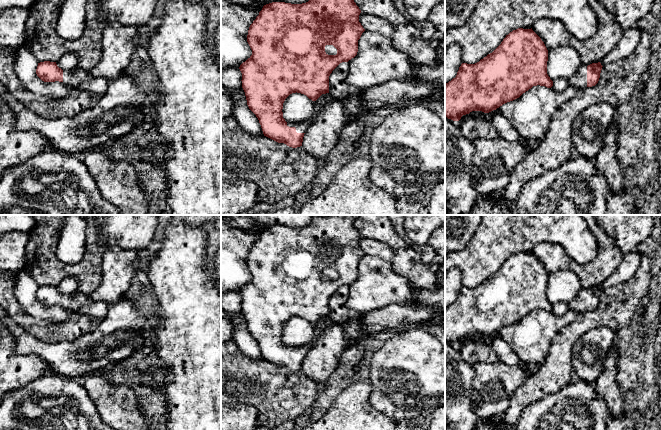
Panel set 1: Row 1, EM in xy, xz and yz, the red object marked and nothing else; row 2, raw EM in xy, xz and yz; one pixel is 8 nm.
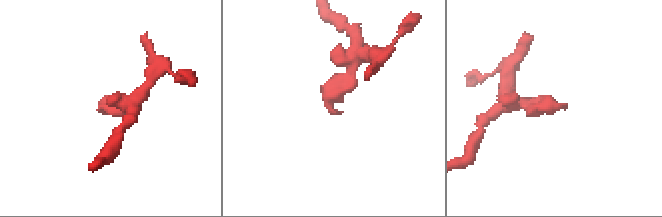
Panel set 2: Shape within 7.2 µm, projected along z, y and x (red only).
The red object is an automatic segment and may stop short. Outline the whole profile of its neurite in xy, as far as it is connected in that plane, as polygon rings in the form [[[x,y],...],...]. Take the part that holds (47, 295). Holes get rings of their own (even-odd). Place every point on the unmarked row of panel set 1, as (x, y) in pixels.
[[[50,285],[38,287],[36,298],[44,306],[59,305],[73,313],[87,315],[95,322],[106,317],[109,307],[106,302],[93,301],[81,292],[66,295],[59,292],[56,286]]]

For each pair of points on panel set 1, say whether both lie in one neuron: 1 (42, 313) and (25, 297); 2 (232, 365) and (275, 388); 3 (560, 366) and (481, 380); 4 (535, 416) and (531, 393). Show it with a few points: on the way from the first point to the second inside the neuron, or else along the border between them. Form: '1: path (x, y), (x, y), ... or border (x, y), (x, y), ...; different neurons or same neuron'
1: path (38, 310), (29, 301); same neuron
2: path (243, 376), (256, 378), (264, 385); same neuron
3: border (536, 367), (517, 388); different neurons
4: border (555, 392), (531, 402), (518, 419); different neurons

